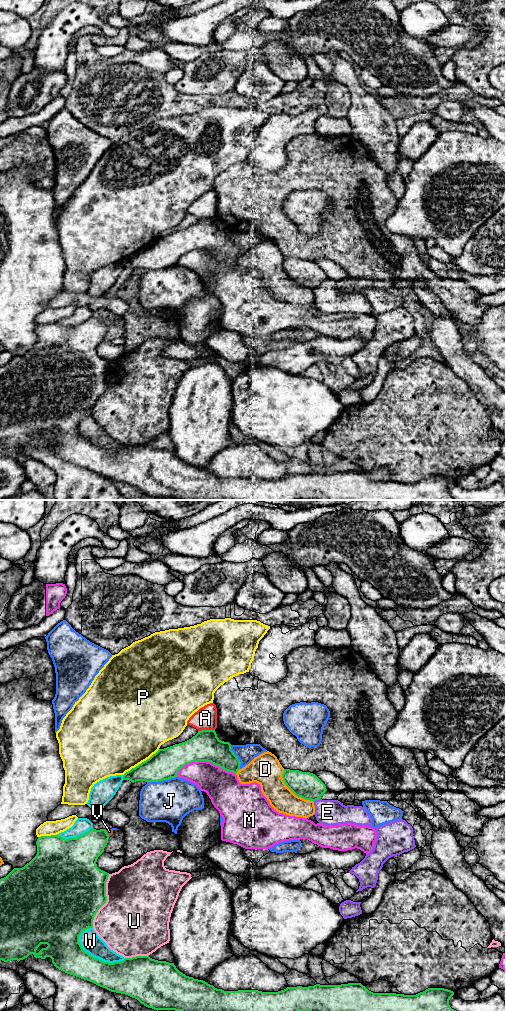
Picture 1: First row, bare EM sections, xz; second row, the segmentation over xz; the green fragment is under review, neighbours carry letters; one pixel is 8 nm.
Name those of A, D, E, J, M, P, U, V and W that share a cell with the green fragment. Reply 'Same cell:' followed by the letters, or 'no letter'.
Same cell: no letter

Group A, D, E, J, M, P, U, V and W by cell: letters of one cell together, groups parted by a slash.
A / D / E / J V / M / P / U / W

